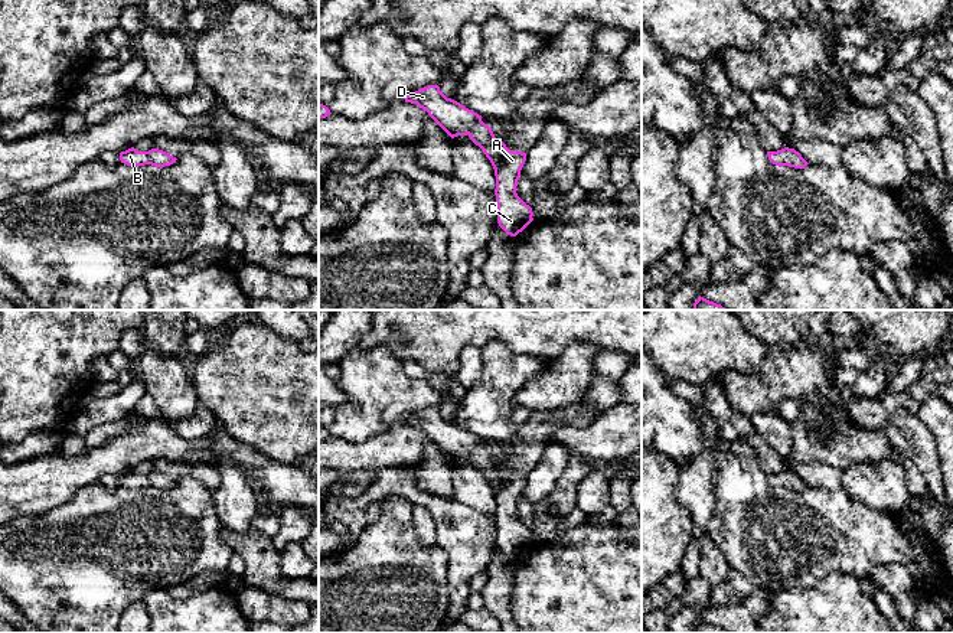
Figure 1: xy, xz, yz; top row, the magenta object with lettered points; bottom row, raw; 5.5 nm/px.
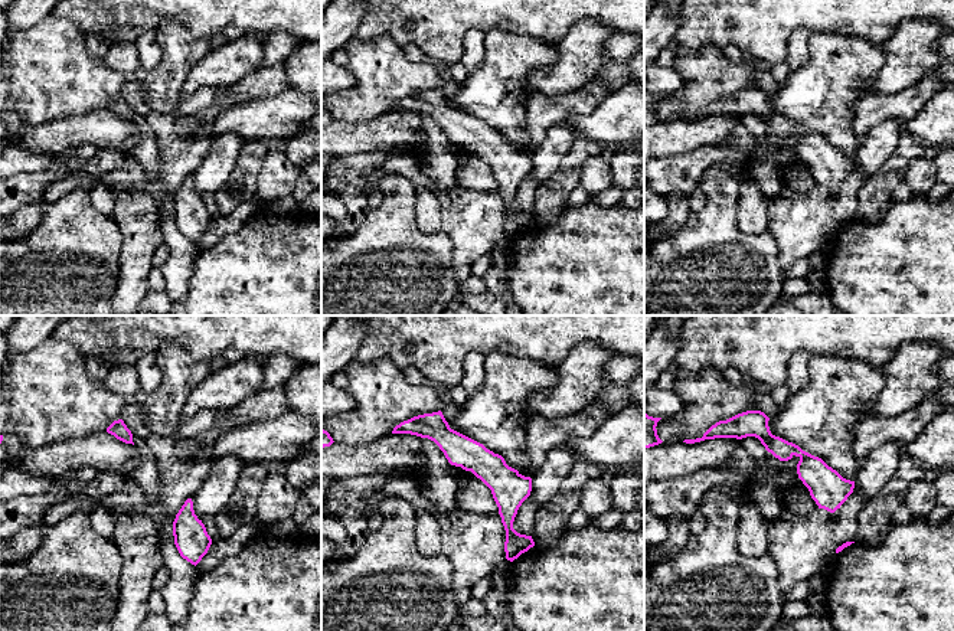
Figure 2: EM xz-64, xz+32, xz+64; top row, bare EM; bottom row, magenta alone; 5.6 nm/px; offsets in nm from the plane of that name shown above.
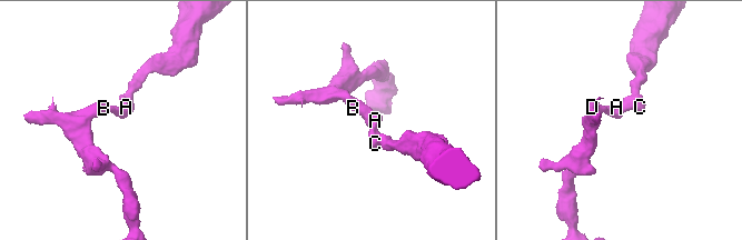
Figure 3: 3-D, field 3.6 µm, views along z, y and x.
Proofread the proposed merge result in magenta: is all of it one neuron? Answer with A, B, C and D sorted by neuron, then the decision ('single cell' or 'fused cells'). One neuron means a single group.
groups A B C D; single cell

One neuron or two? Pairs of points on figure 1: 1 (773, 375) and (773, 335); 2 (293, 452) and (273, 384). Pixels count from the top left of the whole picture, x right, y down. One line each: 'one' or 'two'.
1: two
2: one

